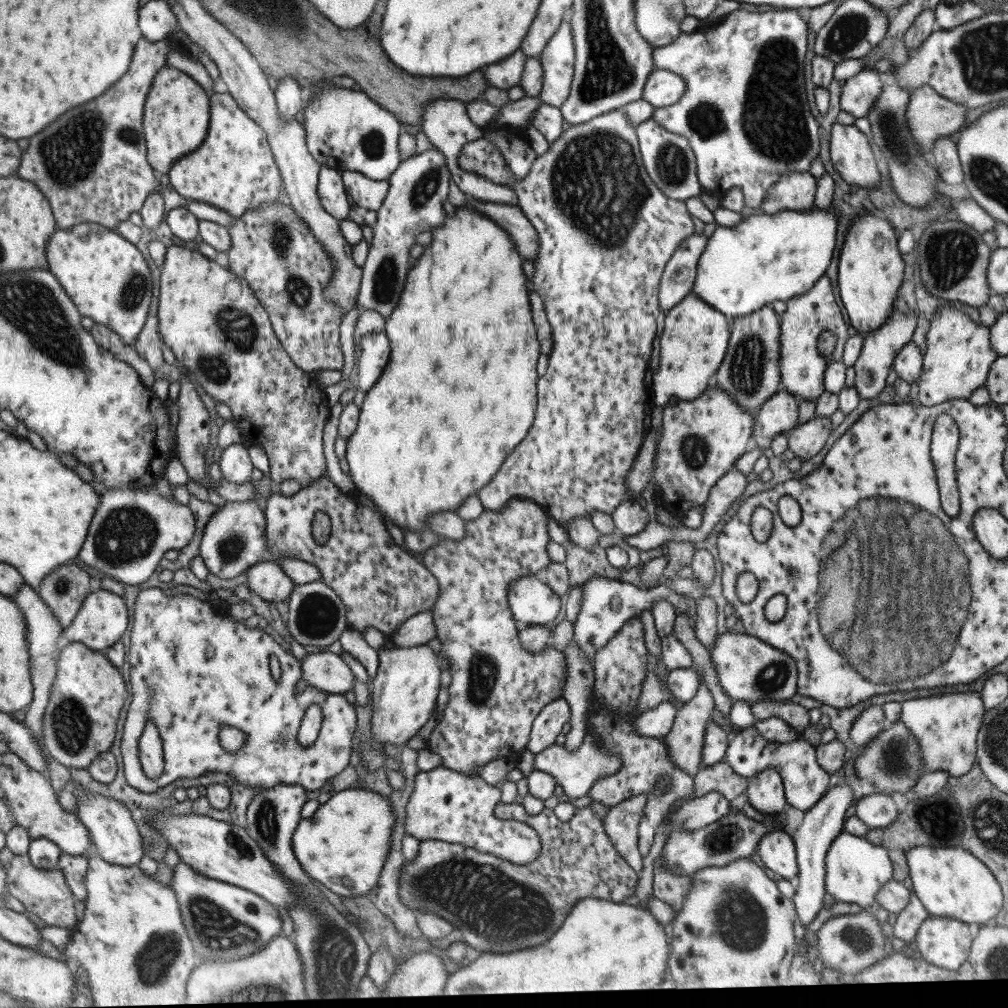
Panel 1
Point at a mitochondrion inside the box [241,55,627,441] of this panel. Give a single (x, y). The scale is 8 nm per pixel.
(387, 279)

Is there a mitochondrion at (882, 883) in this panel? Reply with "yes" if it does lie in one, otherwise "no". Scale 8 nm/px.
no

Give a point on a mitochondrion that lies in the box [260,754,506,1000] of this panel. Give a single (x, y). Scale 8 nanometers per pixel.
(333, 949)

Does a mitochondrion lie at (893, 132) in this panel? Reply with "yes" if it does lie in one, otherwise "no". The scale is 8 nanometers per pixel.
yes

